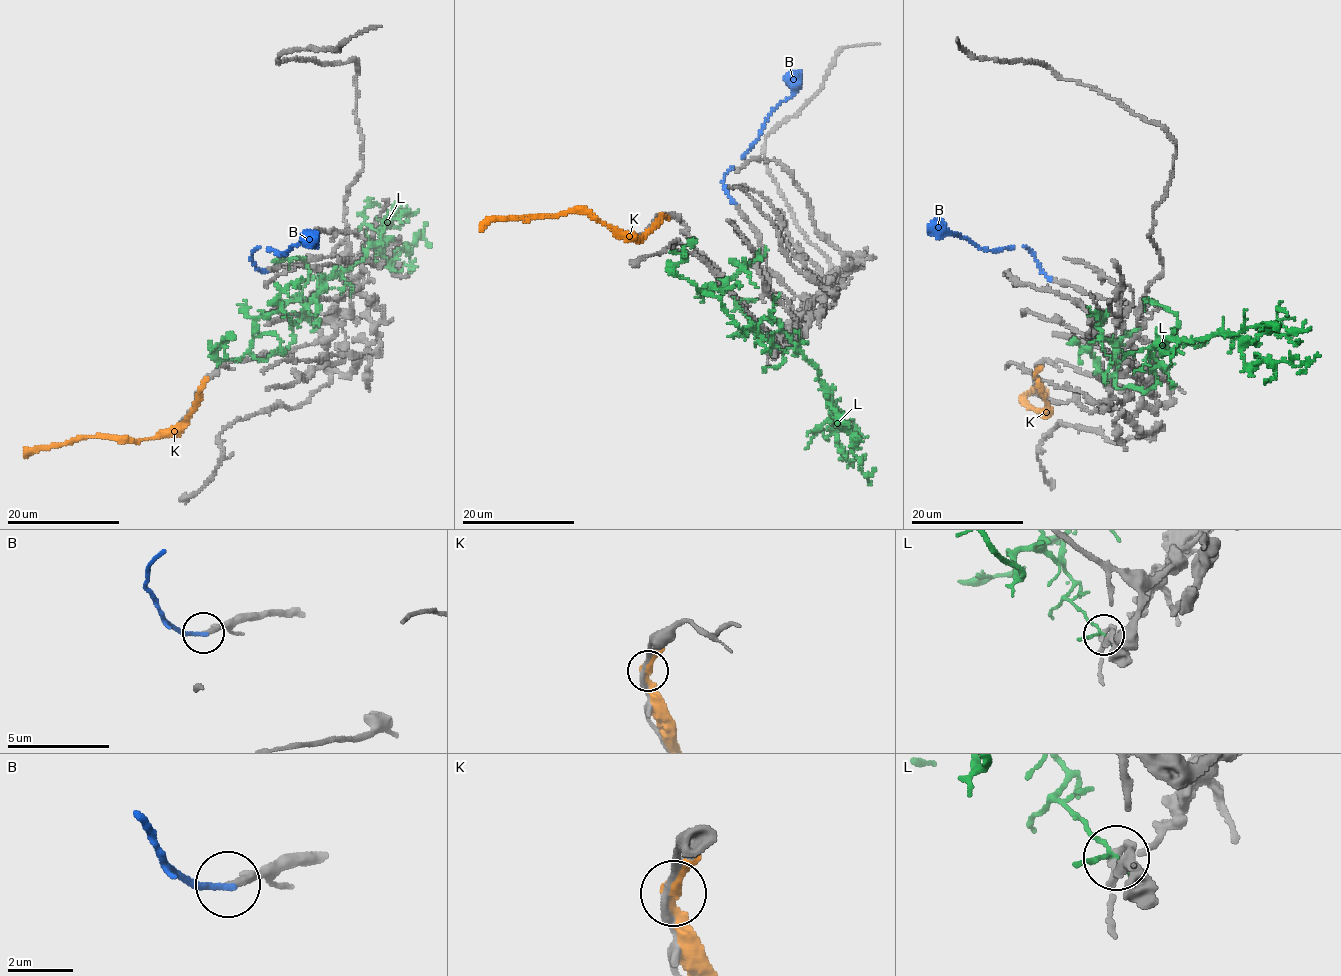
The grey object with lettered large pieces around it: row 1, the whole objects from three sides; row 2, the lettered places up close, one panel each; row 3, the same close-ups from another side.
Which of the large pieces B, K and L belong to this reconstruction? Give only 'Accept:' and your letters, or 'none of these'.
Accept: none of these

